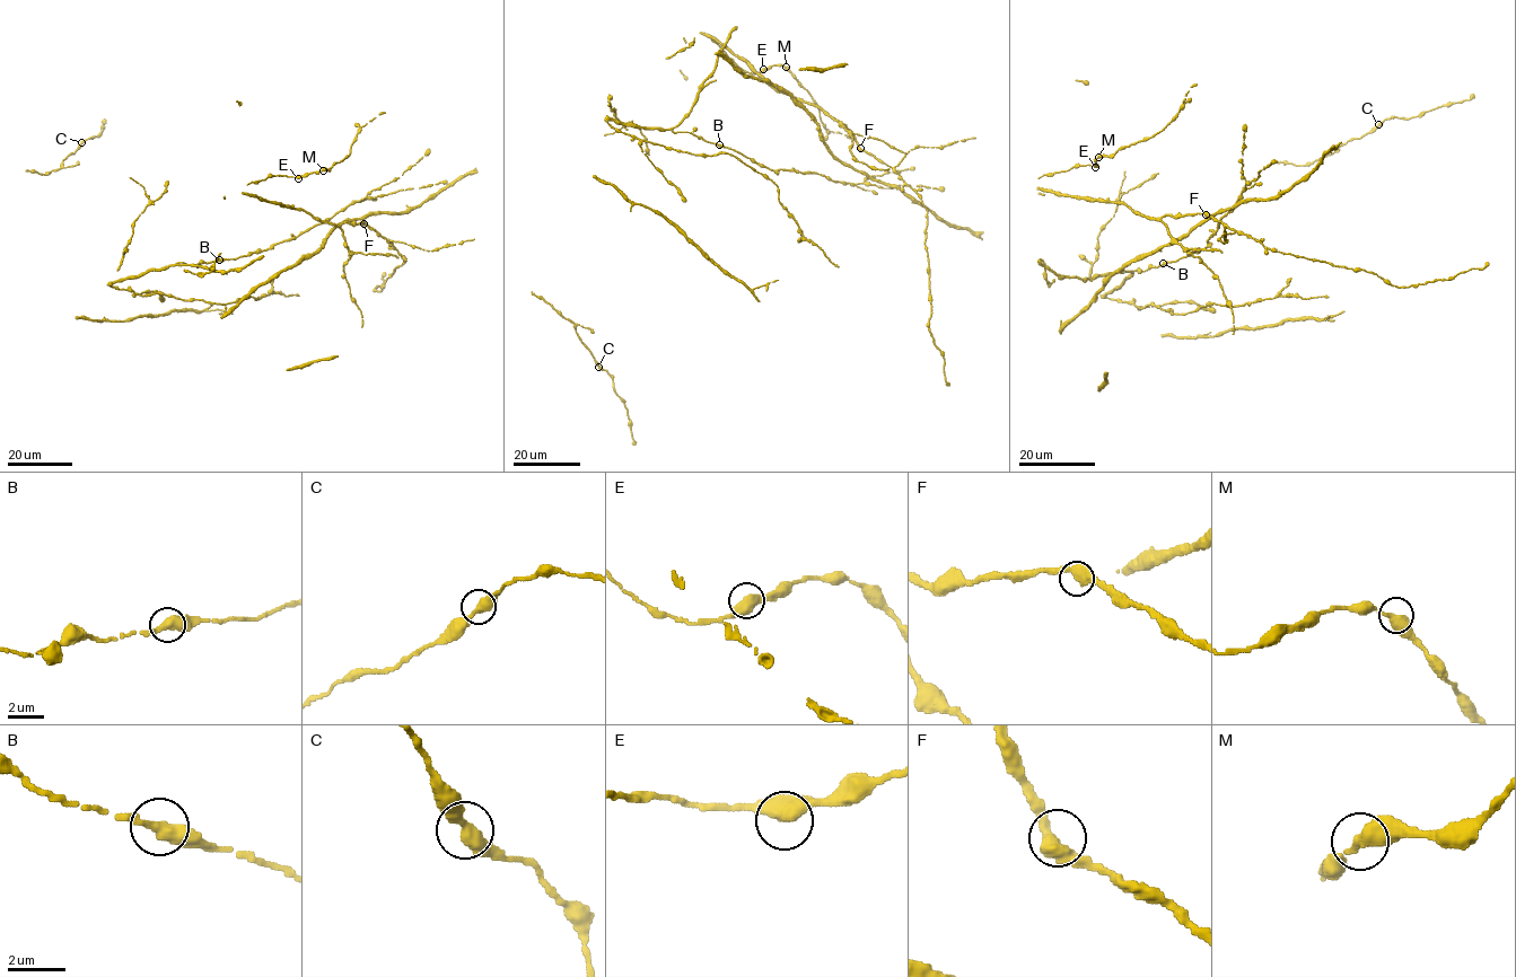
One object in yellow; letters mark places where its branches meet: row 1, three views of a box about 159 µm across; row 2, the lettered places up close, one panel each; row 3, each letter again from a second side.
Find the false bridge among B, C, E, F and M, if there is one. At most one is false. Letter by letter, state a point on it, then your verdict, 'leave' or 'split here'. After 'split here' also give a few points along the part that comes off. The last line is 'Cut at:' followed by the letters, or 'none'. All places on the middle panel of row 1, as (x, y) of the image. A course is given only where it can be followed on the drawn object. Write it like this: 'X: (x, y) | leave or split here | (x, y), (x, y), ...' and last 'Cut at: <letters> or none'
B: (719, 144) | leave
C: (598, 367) | leave
E: (763, 69) | leave
F: (860, 148) | leave
M: (786, 67) | leave
Cut at: none

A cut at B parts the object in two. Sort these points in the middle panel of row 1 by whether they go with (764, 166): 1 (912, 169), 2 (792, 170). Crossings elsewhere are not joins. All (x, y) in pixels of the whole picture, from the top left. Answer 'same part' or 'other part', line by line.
1: same part
2: same part

